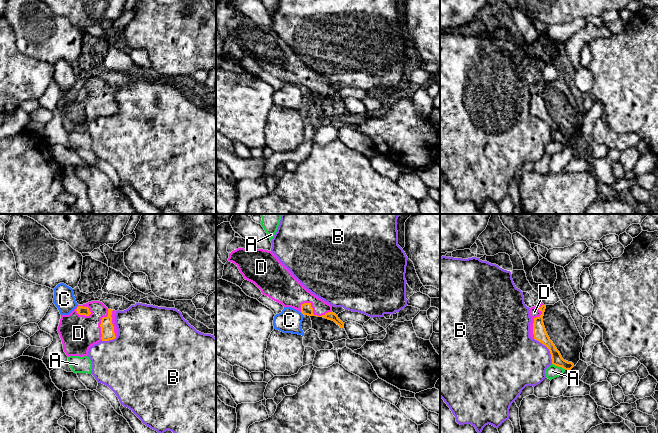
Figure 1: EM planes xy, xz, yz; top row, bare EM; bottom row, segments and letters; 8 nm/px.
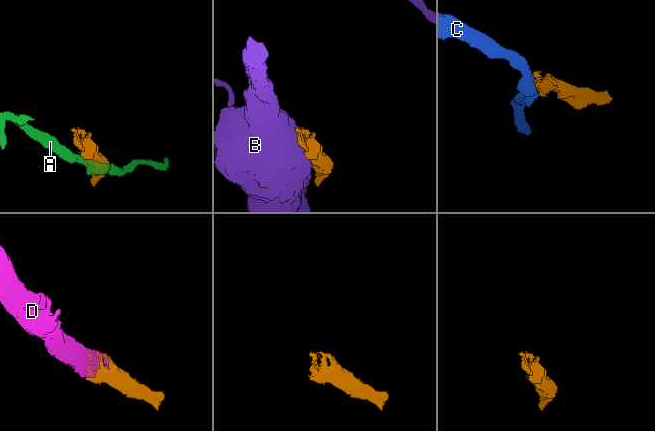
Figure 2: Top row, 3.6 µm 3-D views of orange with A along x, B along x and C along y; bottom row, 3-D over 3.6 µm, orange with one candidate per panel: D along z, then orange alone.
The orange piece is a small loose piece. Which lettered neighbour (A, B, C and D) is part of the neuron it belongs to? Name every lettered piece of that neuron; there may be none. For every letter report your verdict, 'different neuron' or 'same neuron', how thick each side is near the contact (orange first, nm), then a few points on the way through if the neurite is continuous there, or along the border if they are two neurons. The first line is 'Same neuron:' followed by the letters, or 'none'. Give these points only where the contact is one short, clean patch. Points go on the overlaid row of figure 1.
Same neuron: D
A: different neuron | 90/100 nm
B: different neuron | 110/420 nm
C: different neuron | 90/190 nm | along xz (300, 312), (303, 315)
D: same neuron | 90/240 nm

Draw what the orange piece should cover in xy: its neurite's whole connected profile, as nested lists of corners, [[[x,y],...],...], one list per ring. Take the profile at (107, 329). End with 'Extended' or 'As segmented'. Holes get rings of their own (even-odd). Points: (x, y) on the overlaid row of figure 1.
[[[91,301],[78,305],[69,315],[62,315],[58,326],[58,333],[62,340],[63,349],[69,356],[87,356],[89,348],[100,341],[113,340],[118,335],[115,324],[116,311],[108,309],[100,301]]]. Extended

